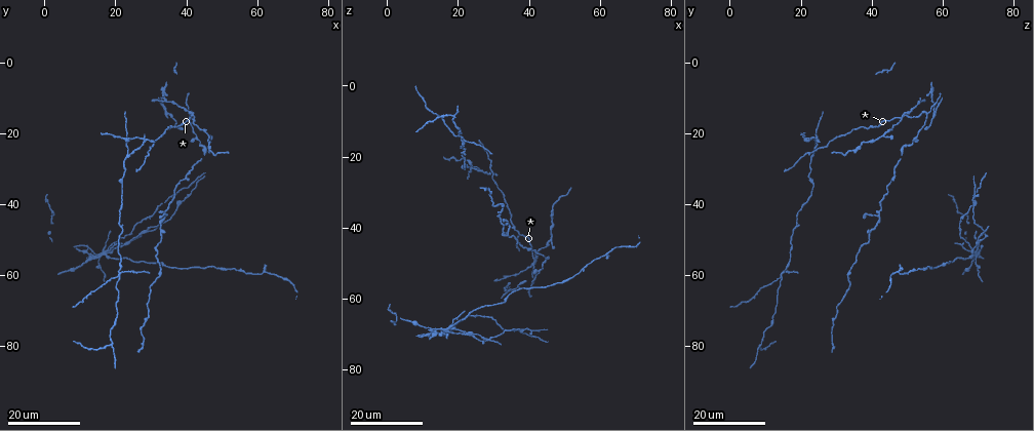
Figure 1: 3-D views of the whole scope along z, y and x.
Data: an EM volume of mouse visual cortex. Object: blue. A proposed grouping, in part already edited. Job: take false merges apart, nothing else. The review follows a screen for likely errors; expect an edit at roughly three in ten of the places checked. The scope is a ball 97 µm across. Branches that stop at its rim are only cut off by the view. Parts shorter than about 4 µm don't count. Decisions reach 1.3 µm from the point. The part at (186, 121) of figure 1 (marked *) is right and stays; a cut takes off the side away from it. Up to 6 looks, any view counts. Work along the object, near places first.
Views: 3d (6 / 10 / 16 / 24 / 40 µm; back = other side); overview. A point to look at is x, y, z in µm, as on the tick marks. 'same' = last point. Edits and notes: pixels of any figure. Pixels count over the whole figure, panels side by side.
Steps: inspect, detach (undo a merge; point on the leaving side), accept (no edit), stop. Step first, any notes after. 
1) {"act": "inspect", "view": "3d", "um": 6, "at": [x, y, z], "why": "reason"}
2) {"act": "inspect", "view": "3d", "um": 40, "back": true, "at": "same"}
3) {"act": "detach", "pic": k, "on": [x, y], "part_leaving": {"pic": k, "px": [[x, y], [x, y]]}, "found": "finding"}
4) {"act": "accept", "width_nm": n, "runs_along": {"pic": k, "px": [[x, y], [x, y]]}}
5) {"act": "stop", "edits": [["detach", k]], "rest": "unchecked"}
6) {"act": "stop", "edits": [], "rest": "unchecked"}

{"act": "inspect", "view": "3d", "um": 24, "at": [34.5, 13.0, 57.5], "why": "two arms in line, one across"}

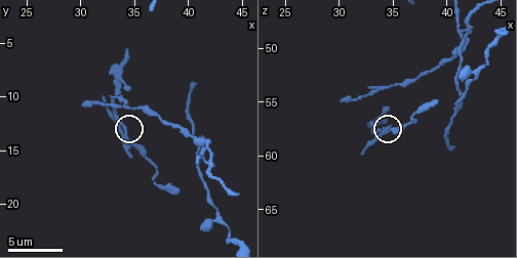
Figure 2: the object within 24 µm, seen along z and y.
{"act": "inspect", "view": "3d", "um": 6, "at": [34.2, 13.6, 57.4]}

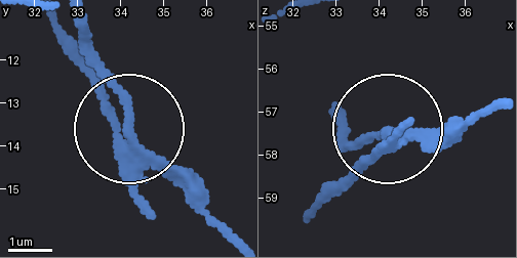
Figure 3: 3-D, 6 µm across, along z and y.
{"act": "detach", "pic": 3, "on": [103, 102], "arms": 3, "part_leaving": {"pic": 3, "px": [[135, 151], [62, 23]]}, "found": "two neurons meet here"}

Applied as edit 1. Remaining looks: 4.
{"act": "inspect", "view": "3d", "um": 6, "at": [42.0, 16.0, 48.4]}

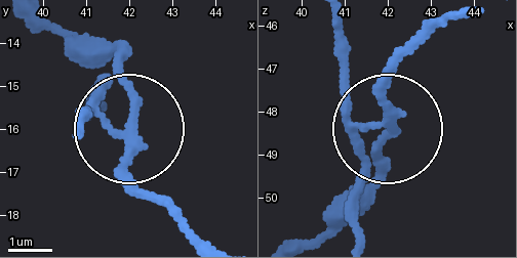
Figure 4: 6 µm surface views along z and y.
{"act": "detach", "pic": 4, "on": [136, 154], "side_arm_um": 29, "found": "a second neuron is stuck on"}

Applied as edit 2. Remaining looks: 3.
{"act": "inspect", "view": "3d", "um": 16, "at": [29.5, 26.0, 20.5]}

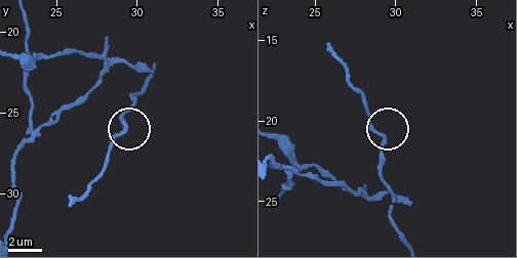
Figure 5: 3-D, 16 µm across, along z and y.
{"act": "inspect", "view": "3d", "um": 10, "at": [29.2, 26.2, 21.0]}

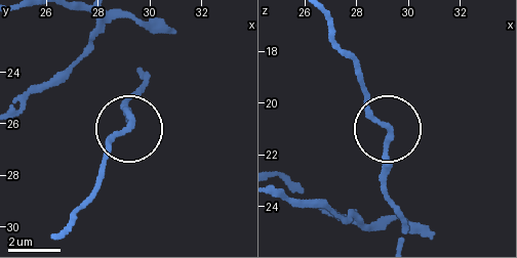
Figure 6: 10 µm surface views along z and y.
{"act": "inspect", "view": "3d", "um": 6, "at": [29.1, 26.1, 20.9]}

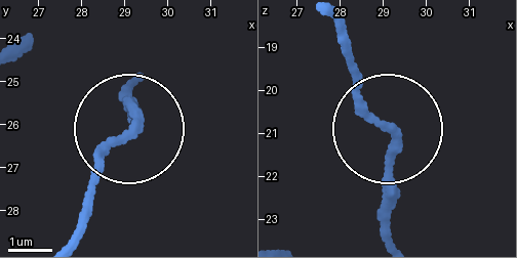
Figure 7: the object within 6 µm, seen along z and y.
{"act": "accept", "runs_along": {"pic": 7, "px": [[134, 83], [123, 134], [86, 197]]}, "found": "one neuron here"}

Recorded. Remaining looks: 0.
{"act": "stop", "edits": [["detach", 3], ["detach", 4]], "rest": "unchecked"}

